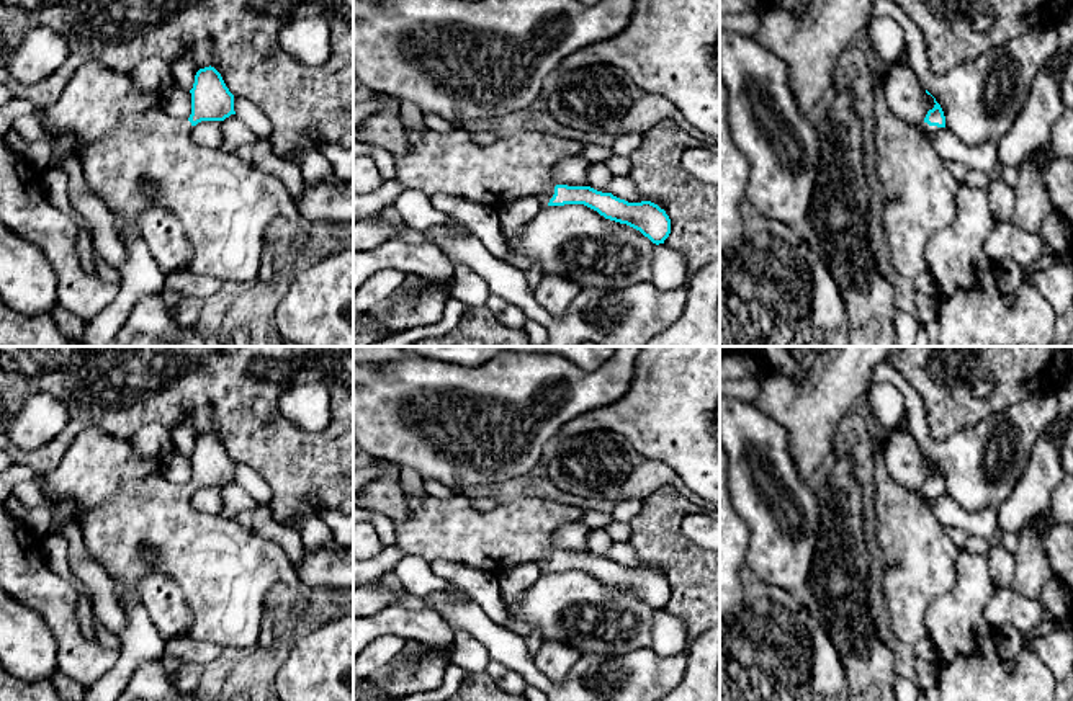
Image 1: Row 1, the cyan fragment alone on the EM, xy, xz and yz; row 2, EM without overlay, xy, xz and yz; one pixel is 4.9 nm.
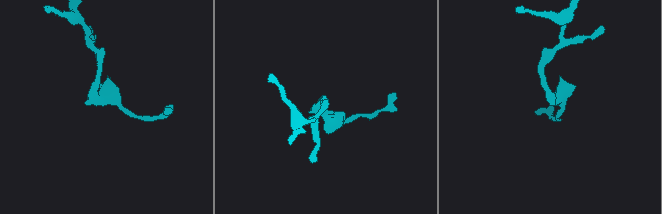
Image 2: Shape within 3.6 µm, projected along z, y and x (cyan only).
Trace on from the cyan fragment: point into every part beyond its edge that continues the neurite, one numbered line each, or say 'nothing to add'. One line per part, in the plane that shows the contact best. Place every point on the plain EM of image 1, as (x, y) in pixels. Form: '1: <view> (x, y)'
1: xz (452, 530)

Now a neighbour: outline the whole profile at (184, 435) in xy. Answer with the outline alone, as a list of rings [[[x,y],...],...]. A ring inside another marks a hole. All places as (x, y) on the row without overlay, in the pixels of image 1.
[[[183,417],[180,423],[172,428],[172,449],[180,456],[190,458],[193,454],[196,438],[191,422]]]

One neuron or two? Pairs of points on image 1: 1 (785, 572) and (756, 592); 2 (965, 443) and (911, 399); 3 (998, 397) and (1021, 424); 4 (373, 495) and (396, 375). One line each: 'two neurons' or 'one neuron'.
1: two neurons
2: one neuron
3: two neurons
4: two neurons

